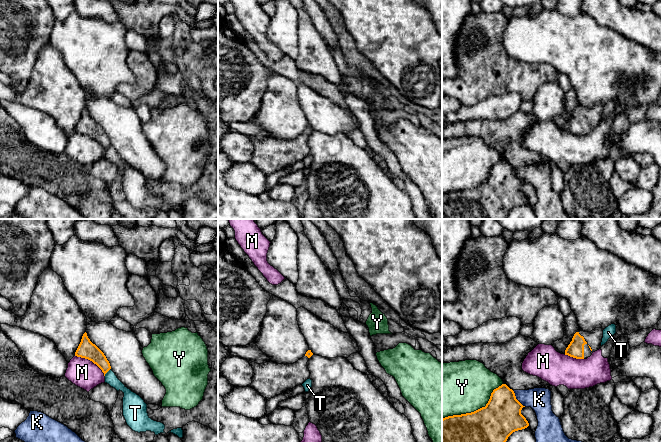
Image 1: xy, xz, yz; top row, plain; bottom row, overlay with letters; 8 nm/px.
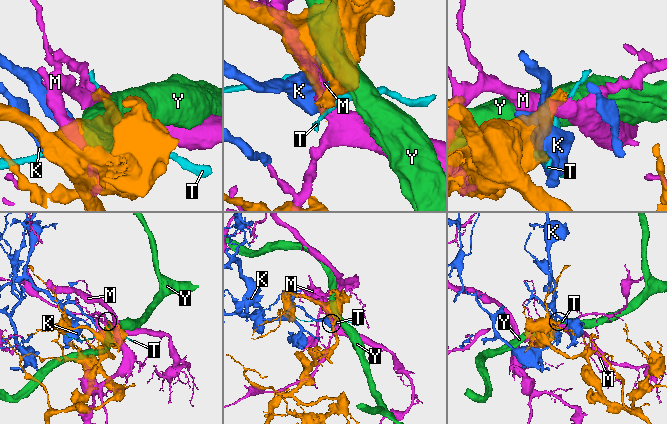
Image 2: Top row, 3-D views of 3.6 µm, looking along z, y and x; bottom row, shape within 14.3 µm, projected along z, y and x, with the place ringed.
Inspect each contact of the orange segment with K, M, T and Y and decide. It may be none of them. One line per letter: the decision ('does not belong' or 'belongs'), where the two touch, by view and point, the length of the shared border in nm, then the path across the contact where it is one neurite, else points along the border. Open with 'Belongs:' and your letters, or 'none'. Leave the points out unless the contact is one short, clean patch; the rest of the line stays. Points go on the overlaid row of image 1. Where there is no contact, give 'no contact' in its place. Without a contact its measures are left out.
Belongs: none
K: does not belong | yz (516, 399) | 170 nm
M: does not belong | xy (91, 360) | 300 nm
T: does not belong | xy (107, 371) | 80 nm
Y: does not belong | yz (476, 410) | 550 nm

